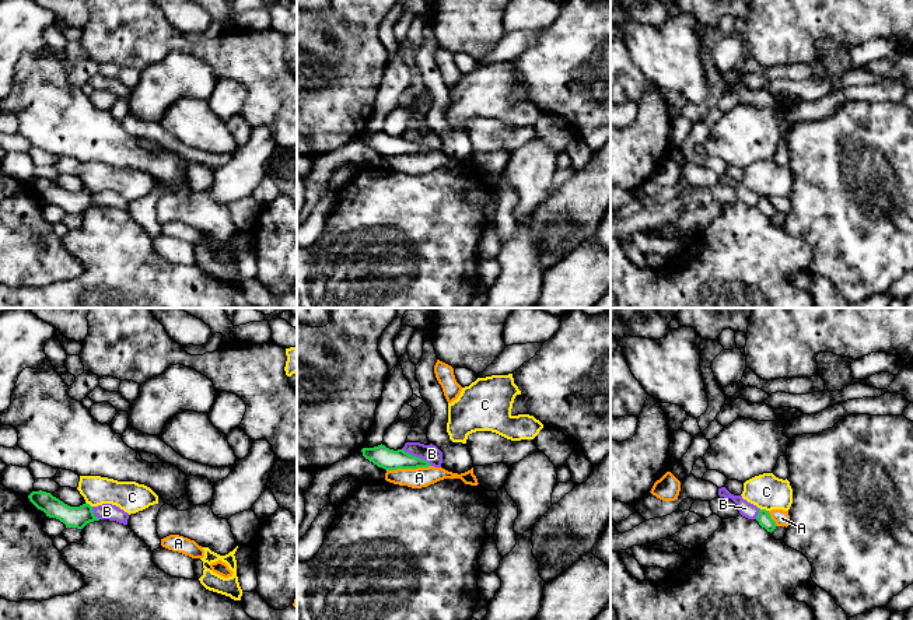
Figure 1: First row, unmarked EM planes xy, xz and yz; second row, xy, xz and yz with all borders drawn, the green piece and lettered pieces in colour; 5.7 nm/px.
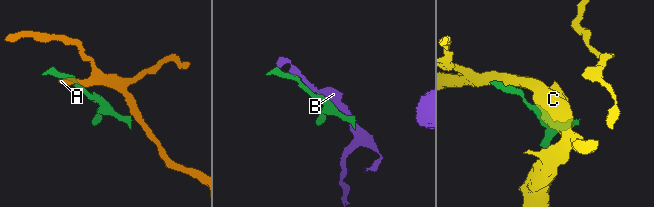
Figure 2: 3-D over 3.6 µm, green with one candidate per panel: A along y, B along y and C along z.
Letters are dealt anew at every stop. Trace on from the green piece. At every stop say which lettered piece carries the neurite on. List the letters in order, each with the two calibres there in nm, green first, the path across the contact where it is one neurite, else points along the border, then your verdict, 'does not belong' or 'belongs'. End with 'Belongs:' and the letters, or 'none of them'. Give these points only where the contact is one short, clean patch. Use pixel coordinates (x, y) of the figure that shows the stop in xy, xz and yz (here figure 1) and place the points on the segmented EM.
A: 120/120 nm | does not belong
B: 120/100 nm | does not belong
C: 80/200 nm | along yz (761, 508), (768, 511) | does not belong
Belongs: none of them

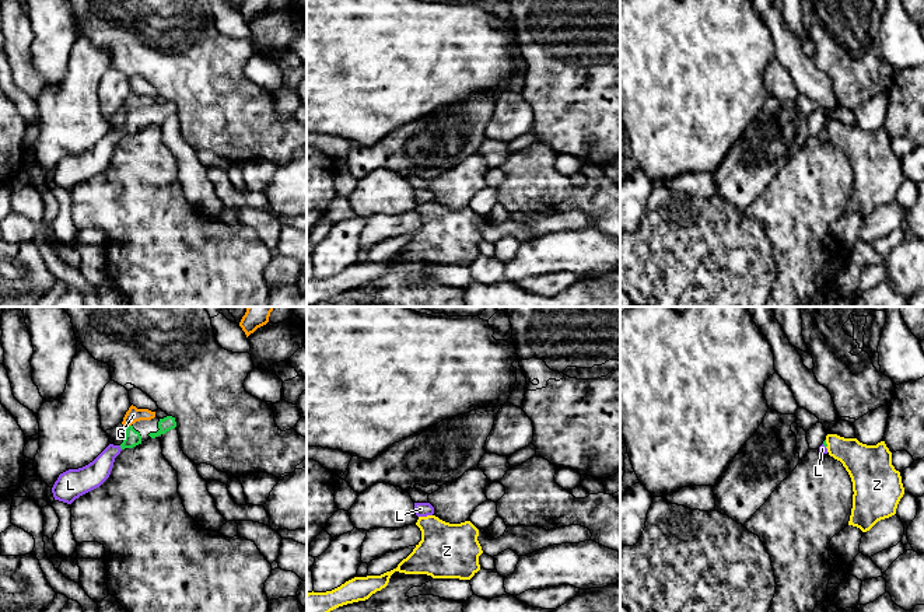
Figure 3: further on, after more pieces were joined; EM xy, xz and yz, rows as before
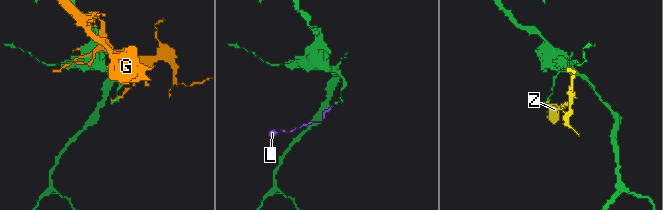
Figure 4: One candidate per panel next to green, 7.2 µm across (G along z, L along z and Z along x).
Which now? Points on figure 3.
G: 90/90 nm | does not belong
L: 90/140 nm | across xy (132, 439), (121, 447), (93, 475) | belongs
Z: 20/220 nm | does not belong
Belongs: L

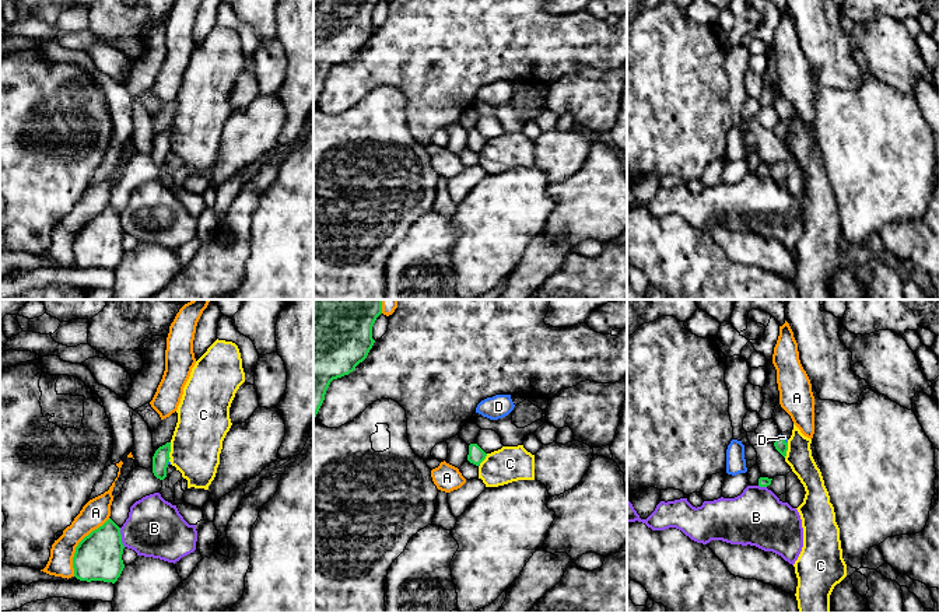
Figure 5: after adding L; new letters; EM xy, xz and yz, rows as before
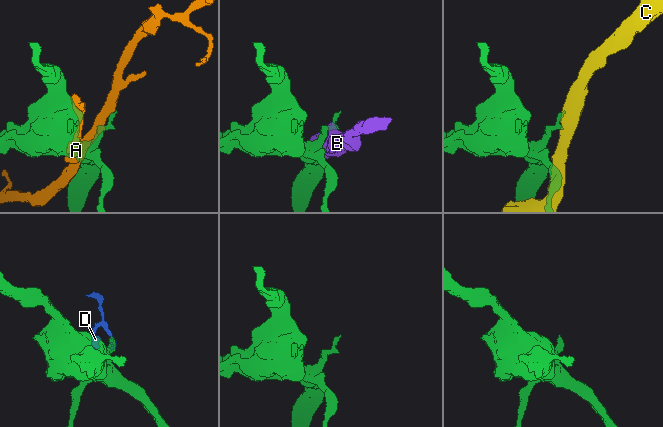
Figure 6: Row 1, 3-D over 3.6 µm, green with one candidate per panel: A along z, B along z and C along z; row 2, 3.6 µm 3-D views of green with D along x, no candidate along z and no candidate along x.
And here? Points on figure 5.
A: 280/160 nm | does not belong
B: 280/320 nm | does not belong
C: 100/300 nm | along xy (171, 442), (168, 461) | does not belong
D: 70/20 nm | across yz (780, 444), (784, 440), (784, 437) | belongs
Belongs: D

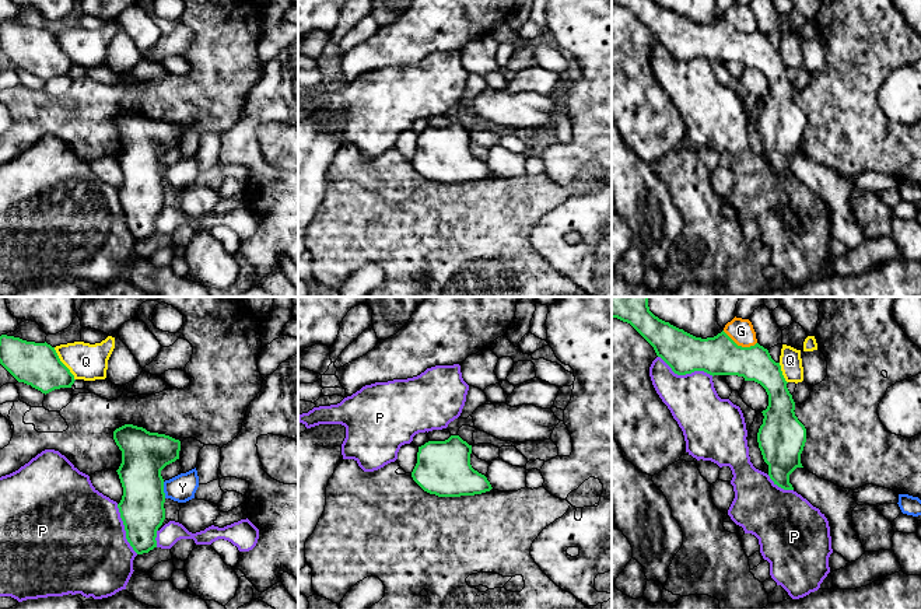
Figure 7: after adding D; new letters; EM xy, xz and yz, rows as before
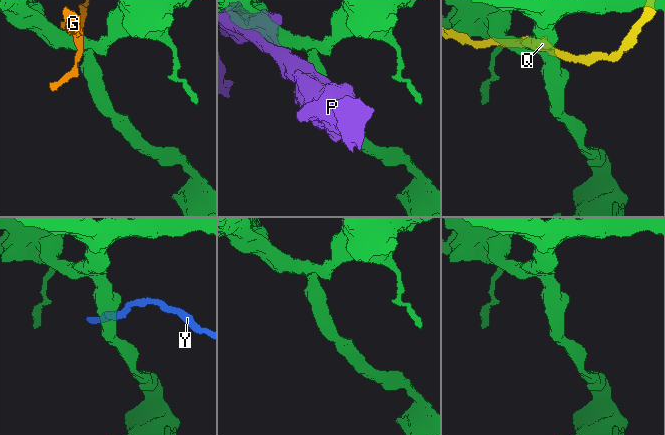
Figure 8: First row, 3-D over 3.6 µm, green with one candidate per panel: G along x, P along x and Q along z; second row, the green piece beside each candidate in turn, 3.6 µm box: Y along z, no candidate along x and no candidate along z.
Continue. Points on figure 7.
G: 220/140 nm | does not belong
P: 220/280 nm | does not belong
Q: 260/220 nm | does not belong
Y: 260/160 nm | along xy (163, 482), (165, 497) | does not belong
Belongs: none of them

